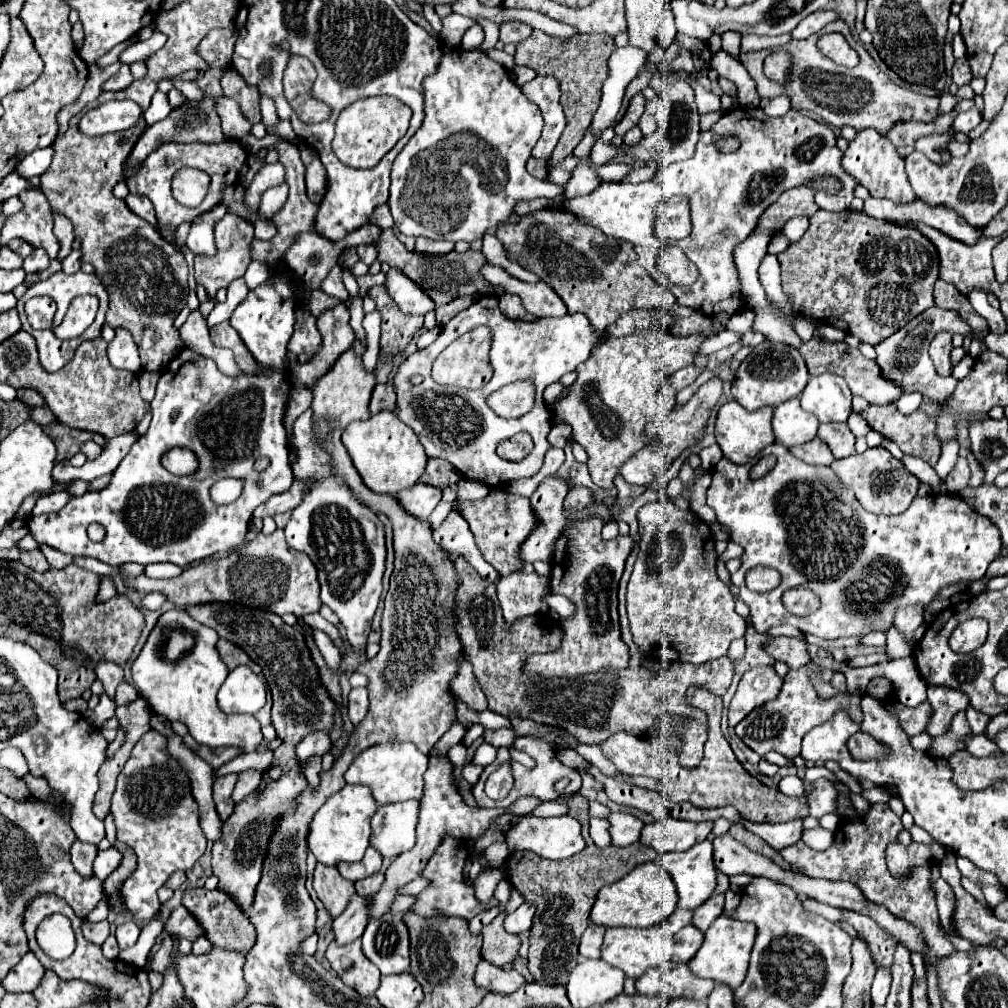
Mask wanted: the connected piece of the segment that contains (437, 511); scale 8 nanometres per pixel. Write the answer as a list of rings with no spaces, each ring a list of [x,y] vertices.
[[[441,500],[434,509],[433,513],[431,513],[428,518],[431,530],[435,530],[435,528],[438,528],[451,511],[452,503],[444,502]]]

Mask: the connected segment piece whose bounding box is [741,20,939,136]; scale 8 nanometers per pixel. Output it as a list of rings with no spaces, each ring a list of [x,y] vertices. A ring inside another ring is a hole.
[[[841,20],[825,26],[823,32],[817,32],[817,34],[809,36],[807,40],[791,40],[789,44],[785,44],[785,46],[781,46],[777,50],[785,50],[785,52],[789,52],[793,56],[793,74],[791,74],[791,82],[789,84],[775,84],[769,78],[765,78],[765,74],[763,74],[763,60],[769,56],[769,50],[749,52],[749,58],[747,58],[747,54],[741,56],[743,66],[747,68],[751,78],[757,82],[757,92],[759,92],[761,98],[775,98],[779,94],[787,94],[789,100],[791,100],[791,108],[793,110],[815,112],[817,116],[823,118],[823,122],[827,122],[831,126],[837,126],[837,128],[841,128],[845,124],[853,126],[855,130],[875,128],[883,136],[897,122],[907,122],[907,120],[931,122],[933,118],[937,118],[939,98],[937,96],[915,94],[911,90],[905,90],[905,88],[893,84],[879,70],[879,66],[873,62],[873,58],[861,46],[861,42],[853,40],[849,26],[845,22],[841,22]],[[829,32],[839,32],[839,34],[845,36],[849,46],[861,58],[859,66],[855,66],[855,68],[839,66],[839,64],[835,64],[833,60],[829,60],[827,56],[823,56],[819,52],[817,40],[819,40],[821,34],[829,34]]]

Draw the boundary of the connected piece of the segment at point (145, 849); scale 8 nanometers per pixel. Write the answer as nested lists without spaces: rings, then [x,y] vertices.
[[[149,730],[131,750],[131,758],[125,762],[117,778],[111,814],[117,828],[117,838],[131,846],[139,858],[137,870],[125,880],[121,894],[137,920],[153,920],[161,906],[157,888],[161,888],[175,870],[191,870],[203,856],[207,842],[199,826],[197,802],[191,794],[189,776],[167,752],[165,738],[159,732]]]

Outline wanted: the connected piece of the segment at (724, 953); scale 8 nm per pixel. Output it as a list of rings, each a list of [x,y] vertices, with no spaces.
[[[719,916],[713,926],[705,932],[705,942],[699,948],[699,952],[689,960],[689,970],[695,976],[711,978],[719,984],[731,986],[731,990],[739,988],[745,980],[747,966],[749,966],[749,954],[755,942],[755,926],[749,922],[737,922],[727,916]]]

